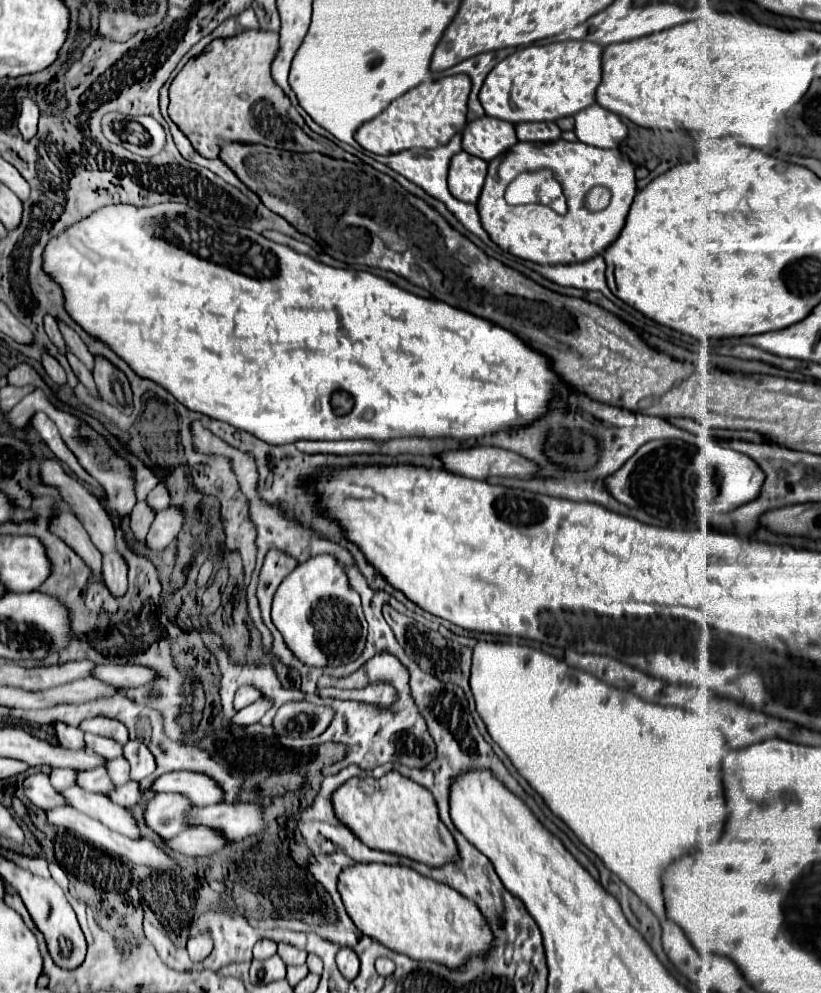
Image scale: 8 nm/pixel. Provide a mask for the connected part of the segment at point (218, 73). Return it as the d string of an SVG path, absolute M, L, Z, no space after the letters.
M244 31L234 39L214 39L202 55L190 59L186 67L176 75L170 85L170 119L190 137L194 149L208 157L218 159L224 143L256 143L266 147L278 147L292 153L326 153L336 159L354 161L356 157L340 149L334 141L314 133L302 119L302 115L292 107L288 95L272 79L272 61L280 51L278 33L270 31Z

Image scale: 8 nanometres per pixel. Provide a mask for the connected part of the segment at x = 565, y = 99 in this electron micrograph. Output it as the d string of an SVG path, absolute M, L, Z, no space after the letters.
M562 41L518 49L488 73L480 91L480 103L486 115L514 125L522 121L556 121L574 115L596 103L596 89L602 81L602 51L604 49L592 41Z

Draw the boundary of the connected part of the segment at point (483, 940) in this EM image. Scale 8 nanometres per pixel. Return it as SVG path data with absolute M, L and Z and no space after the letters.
M356 863L340 873L338 891L350 919L364 935L410 959L434 961L458 971L472 957L486 957L492 949L494 933L476 903L410 867Z

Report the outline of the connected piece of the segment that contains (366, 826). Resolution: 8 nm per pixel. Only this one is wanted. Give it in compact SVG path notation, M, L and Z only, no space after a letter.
M396 771L384 775L382 779L372 779L370 783L376 787L376 793L372 795L364 791L366 779L350 779L332 795L338 819L368 847L402 855L430 867L444 867L446 863L458 861L458 845L438 817L438 805L426 787L402 777Z

